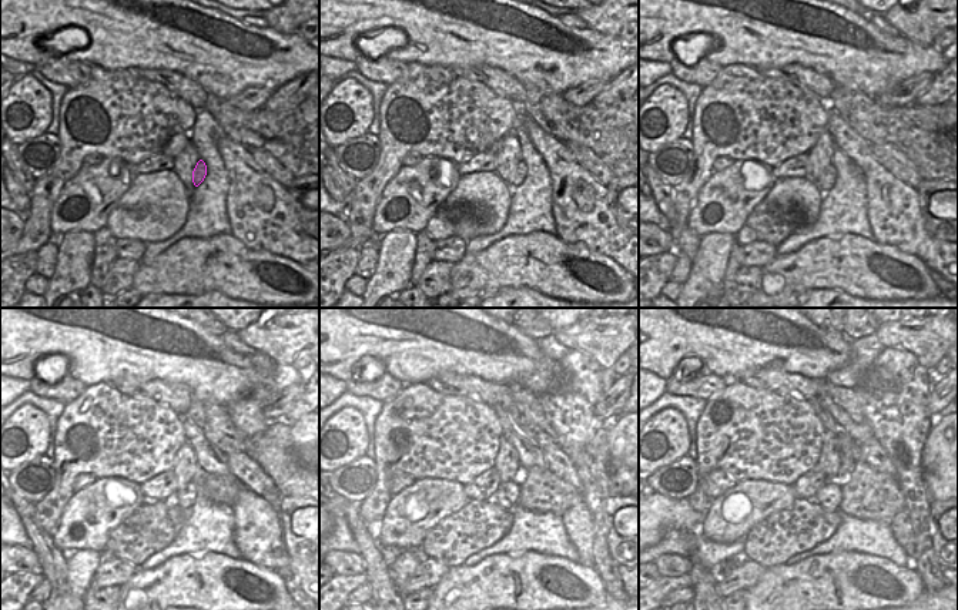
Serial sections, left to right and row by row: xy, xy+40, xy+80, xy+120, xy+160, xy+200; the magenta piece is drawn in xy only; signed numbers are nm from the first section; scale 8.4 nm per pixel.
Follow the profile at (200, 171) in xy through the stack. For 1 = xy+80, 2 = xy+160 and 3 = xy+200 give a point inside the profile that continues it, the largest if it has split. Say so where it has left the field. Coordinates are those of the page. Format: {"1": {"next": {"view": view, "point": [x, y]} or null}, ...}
{"1": {"next": {"view": "xy+80", "point": [827, 178]}}, "2": {"next": {"view": "xy+160", "point": [508, 495]}}, "3": {"next": {"view": "xy+200", "point": [828, 496]}}}

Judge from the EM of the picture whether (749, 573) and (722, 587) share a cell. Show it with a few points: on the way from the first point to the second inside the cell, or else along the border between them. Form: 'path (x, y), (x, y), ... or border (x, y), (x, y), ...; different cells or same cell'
path (742, 577), (729, 586); same cell

